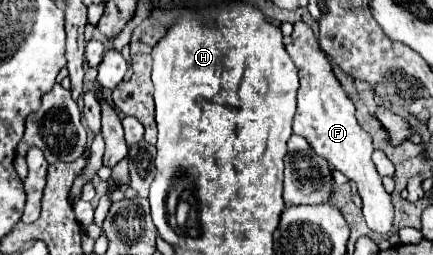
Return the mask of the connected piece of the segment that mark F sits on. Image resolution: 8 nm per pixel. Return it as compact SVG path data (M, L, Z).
M294 23L292 33L292 45L286 45L286 51L290 53L292 61L298 67L300 75L300 89L298 89L298 111L294 115L294 133L302 135L310 147L330 163L330 167L344 173L350 181L356 183L358 193L362 197L362 211L368 227L378 233L388 233L392 229L392 201L390 195L384 191L380 175L372 163L372 135L368 131L362 131L358 119L356 119L356 105L342 89L340 81L336 79L330 61L326 59L324 51L318 45L318 39L314 31L304 23Z

